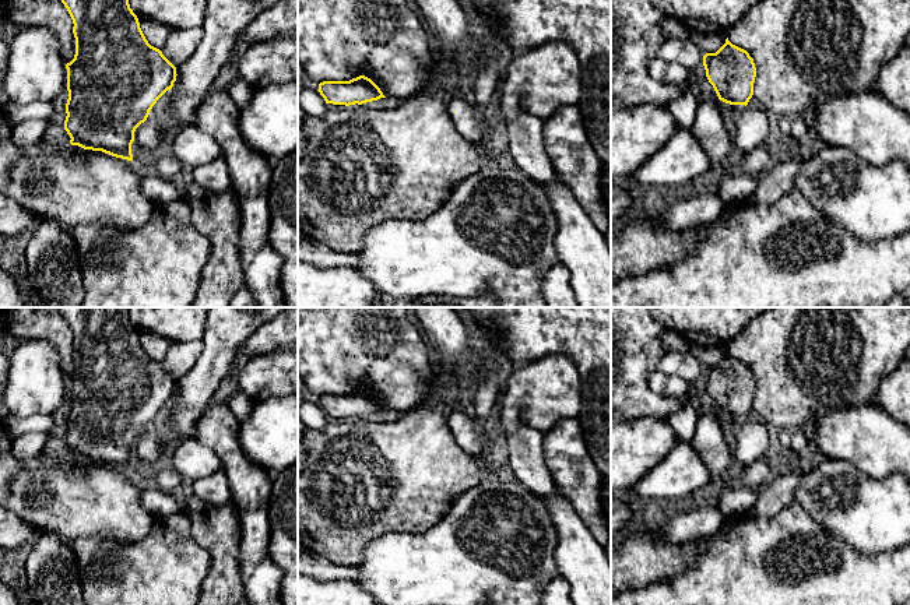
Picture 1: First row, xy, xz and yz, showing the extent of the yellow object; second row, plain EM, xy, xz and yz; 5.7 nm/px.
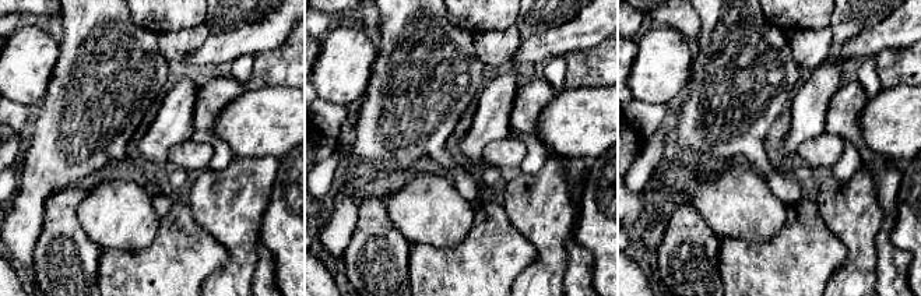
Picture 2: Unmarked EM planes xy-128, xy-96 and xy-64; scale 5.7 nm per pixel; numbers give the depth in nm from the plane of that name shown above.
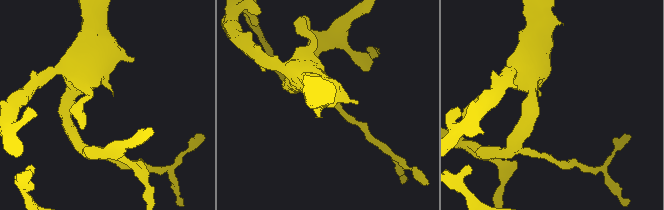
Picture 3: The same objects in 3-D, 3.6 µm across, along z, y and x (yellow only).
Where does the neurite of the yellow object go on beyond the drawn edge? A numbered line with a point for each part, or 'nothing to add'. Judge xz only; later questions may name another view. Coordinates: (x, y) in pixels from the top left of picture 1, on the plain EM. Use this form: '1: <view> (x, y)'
nothing to add

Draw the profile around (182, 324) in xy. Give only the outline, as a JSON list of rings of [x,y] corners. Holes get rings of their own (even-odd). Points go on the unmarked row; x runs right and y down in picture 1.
[[[129,307],[137,331],[158,334],[175,342],[201,341],[210,307]]]

